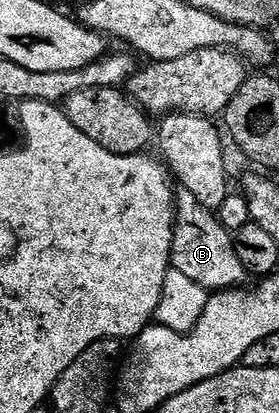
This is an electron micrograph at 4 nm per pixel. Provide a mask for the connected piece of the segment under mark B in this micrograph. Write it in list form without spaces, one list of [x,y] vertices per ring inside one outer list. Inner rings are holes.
[[[175,189],[176,194],[176,237],[172,243],[171,267],[186,274],[193,282],[198,282],[209,294],[236,290],[241,287],[250,273],[242,266],[233,233],[224,225],[223,219],[213,209],[204,208],[190,190]]]

